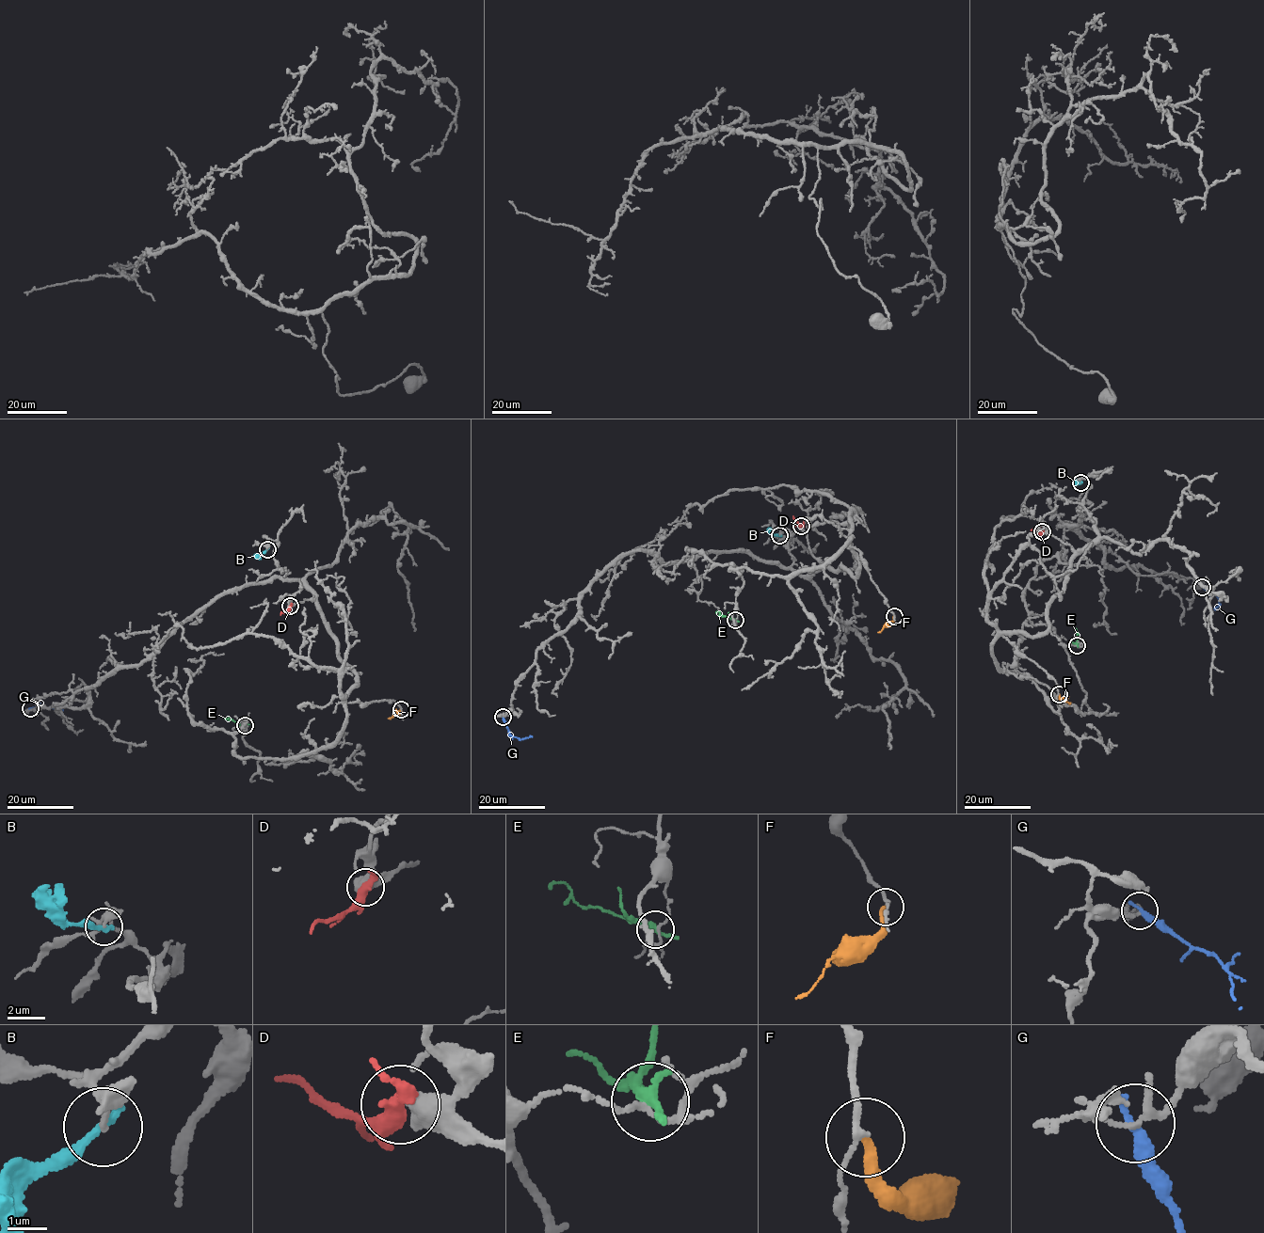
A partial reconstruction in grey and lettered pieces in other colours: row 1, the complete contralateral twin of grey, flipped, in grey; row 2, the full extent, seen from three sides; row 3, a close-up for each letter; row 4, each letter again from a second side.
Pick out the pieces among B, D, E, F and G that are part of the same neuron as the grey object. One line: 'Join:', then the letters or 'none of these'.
Join: none of these

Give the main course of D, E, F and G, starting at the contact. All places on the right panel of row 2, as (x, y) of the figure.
D: (1042, 531), (1031, 529)
E: (1077, 645), (1077, 629)
F: (1059, 694), (1060, 699), (1070, 703)
G: (1202, 586), (1218, 598), (1219, 605), (1214, 609)

